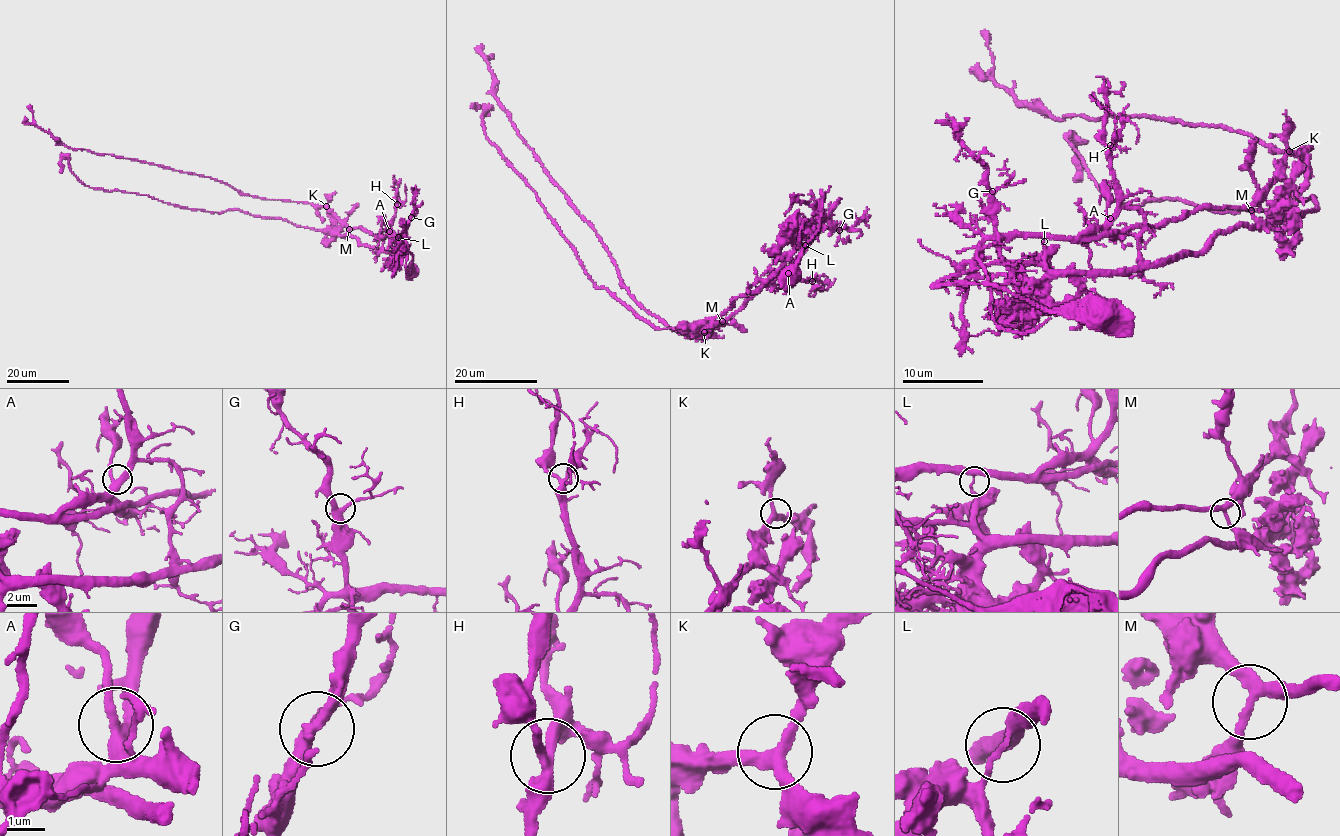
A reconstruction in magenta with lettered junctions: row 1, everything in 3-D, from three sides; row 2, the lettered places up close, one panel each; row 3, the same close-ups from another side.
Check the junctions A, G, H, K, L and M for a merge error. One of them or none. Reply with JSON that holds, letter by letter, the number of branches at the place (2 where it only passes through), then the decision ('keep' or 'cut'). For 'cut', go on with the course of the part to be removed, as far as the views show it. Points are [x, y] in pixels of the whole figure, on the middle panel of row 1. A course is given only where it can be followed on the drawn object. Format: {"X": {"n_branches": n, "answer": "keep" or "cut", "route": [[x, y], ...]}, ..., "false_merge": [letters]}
{"A": {"n_branches": 3, "answer": "keep"}, "G": {"n_branches": 3, "answer": "keep"}, "H": {"n_branches": 3, "answer": "keep"}, "K": {"n_branches": 3, "answer": "keep"}, "L": {"n_branches": 3, "answer": "cut", "route": [[805, 245], [723, 322], [703, 332], [671, 330], [628, 292], [606, 246], [519, 133], [495, 95], [487, 57]]}, "M": {"n_branches": 3, "answer": "keep"}, "false_merge": ["L"]}

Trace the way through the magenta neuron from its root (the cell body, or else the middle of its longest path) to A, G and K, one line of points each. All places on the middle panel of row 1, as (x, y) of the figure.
A: (795, 273), (800, 250), (820, 225), (821, 194), (820, 228), (788, 273)
G: (795, 273), (800, 250), (820, 225), (821, 194), (818, 211), (824, 219), (823, 225), (839, 230)
K: (795, 273), (800, 250), (820, 225), (821, 194), (822, 219), (808, 246), (787, 269), (704, 332)

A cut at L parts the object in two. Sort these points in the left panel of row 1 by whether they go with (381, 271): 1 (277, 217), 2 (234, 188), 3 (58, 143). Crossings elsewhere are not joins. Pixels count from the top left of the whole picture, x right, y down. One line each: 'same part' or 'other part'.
1: same part
2: other part
3: other part

